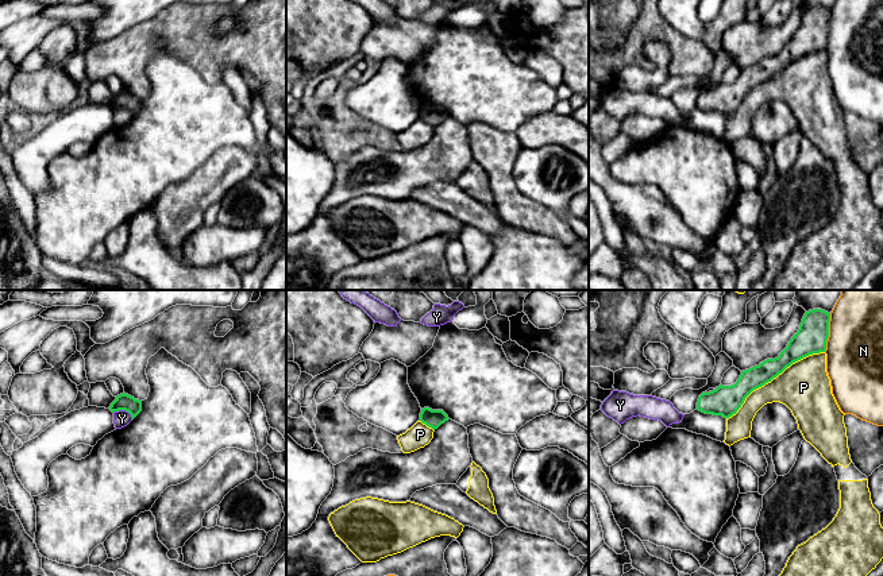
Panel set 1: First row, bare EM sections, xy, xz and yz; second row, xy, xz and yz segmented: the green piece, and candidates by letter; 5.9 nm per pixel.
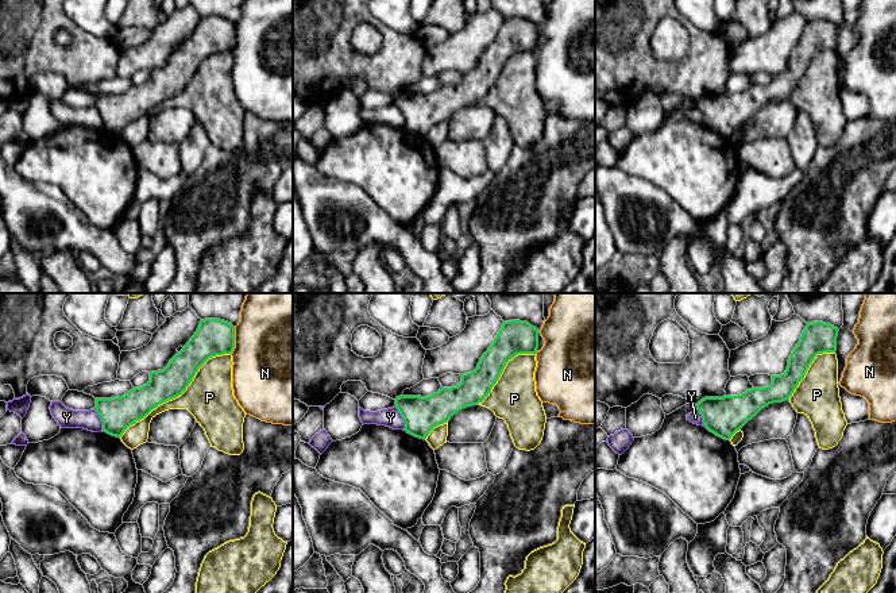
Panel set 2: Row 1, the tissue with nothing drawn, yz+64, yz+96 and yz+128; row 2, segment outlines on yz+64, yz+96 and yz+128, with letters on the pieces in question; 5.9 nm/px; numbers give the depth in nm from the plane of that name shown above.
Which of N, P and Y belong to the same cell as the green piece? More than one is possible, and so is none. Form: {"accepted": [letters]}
{"accepted": []}

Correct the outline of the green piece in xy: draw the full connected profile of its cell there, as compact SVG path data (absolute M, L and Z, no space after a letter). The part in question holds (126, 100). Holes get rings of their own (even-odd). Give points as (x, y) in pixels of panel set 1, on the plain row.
M123 90L117 93L116 97L111 101L109 108L112 111L126 108L131 112L134 117L142 109L142 98Z

